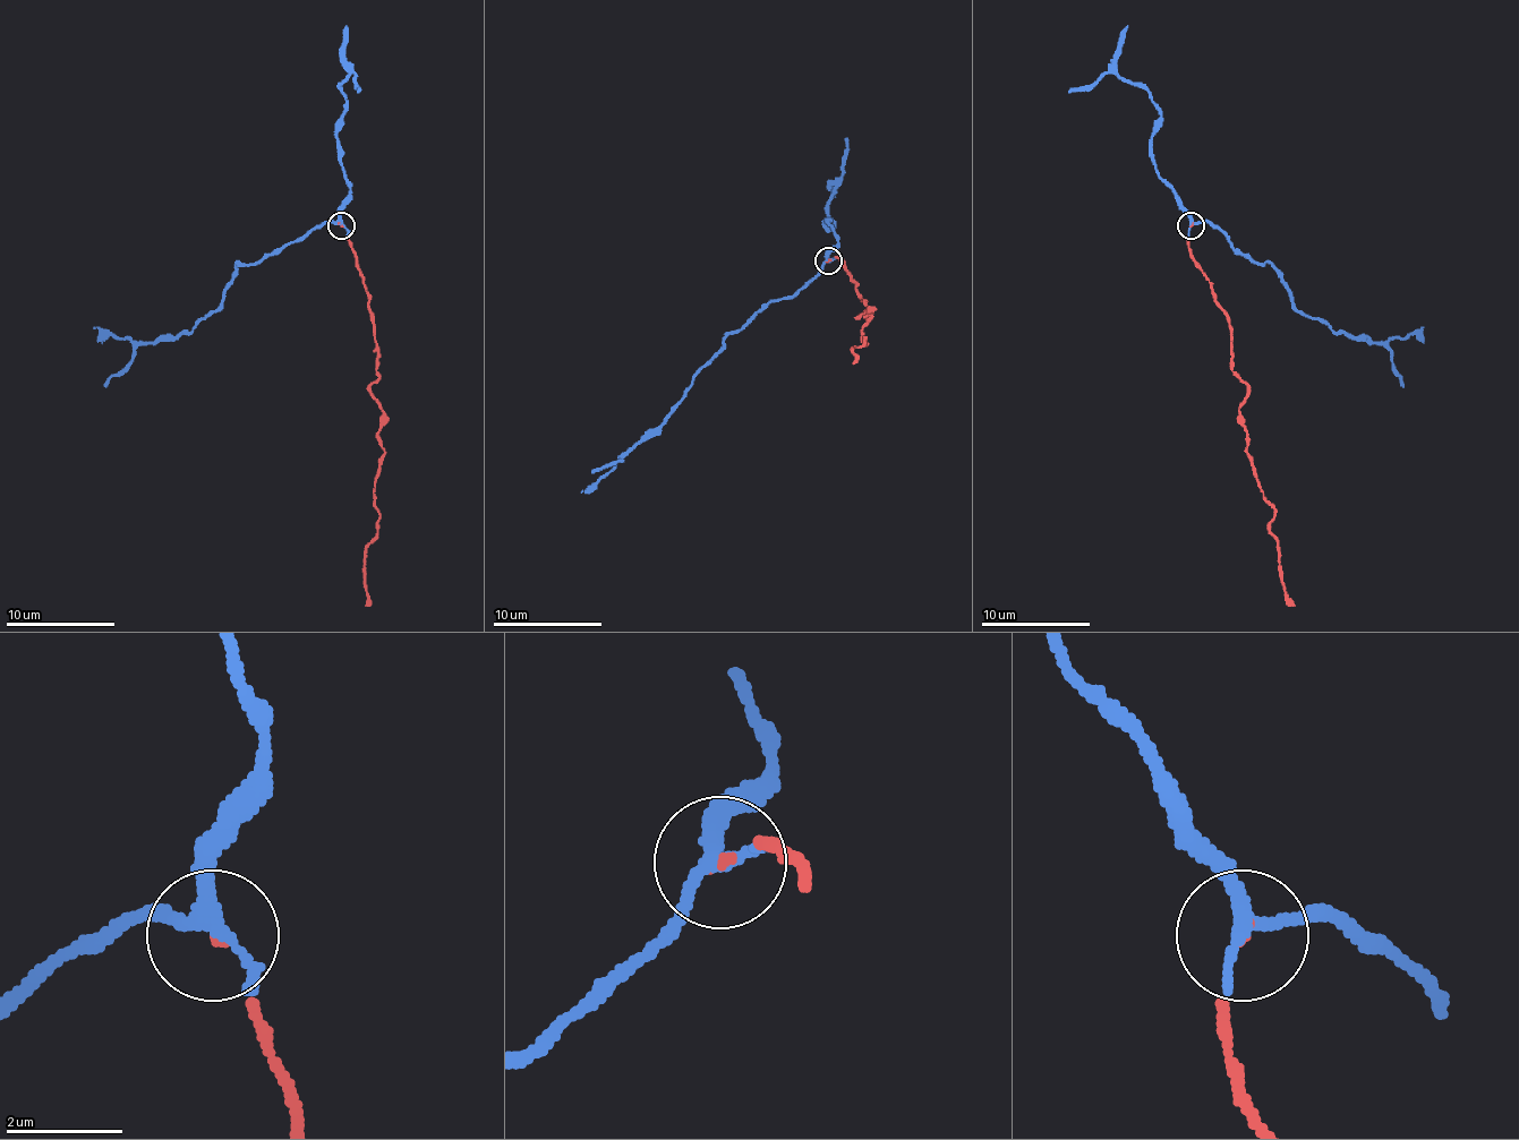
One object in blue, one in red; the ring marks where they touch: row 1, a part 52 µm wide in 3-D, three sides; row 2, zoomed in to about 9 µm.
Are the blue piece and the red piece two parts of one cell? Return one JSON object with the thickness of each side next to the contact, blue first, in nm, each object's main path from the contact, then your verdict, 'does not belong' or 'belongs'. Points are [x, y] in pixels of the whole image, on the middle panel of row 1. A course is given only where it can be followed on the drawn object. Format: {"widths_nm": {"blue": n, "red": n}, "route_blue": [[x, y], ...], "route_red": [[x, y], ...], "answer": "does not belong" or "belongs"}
{"widths_nm": {"blue": 220, "red": 70}, "route_blue": [[828, 259], [792, 296], [762, 306], [724, 339], [679, 403], [580, 494]], "route_red": [[828, 259], [842, 259], [865, 300], [858, 317], [869, 309], [871, 317], [852, 362]], "answer": "belongs"}

